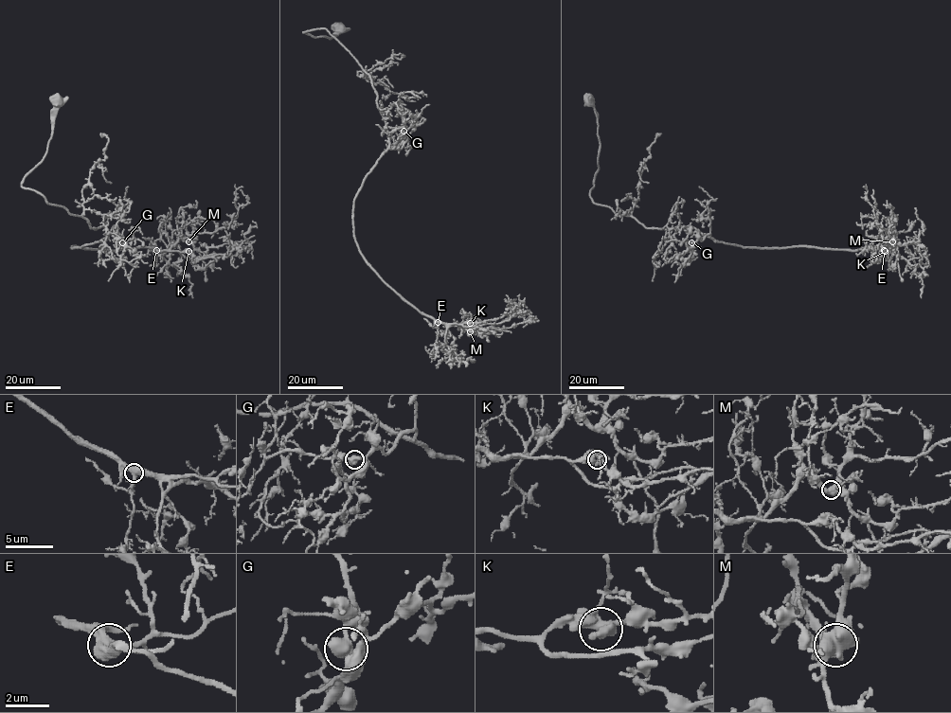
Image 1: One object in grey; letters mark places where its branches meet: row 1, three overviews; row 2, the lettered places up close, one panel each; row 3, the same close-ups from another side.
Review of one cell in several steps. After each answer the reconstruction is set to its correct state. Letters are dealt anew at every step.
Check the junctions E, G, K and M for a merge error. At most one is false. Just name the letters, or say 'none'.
none

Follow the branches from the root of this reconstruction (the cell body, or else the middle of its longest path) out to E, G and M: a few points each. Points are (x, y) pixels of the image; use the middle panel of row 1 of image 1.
E: (339, 29), (303, 32), (325, 28), (369, 76), (388, 139), (354, 200), (355, 242), (438, 322)
G: (339, 29), (331, 38), (312, 37), (303, 32), (325, 28), (369, 76), (390, 149), (403, 131)
M: (339, 29), (303, 32), (325, 28), (369, 76), (388, 139), (354, 200), (359, 252), (421, 311), (470, 331)

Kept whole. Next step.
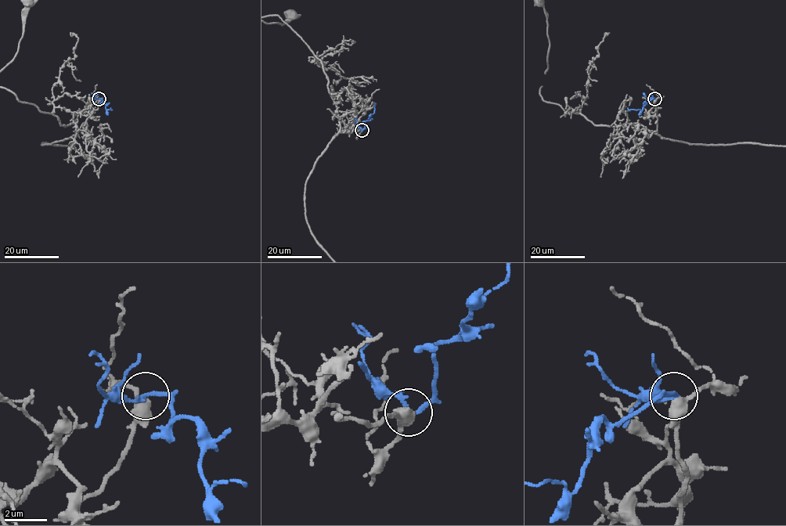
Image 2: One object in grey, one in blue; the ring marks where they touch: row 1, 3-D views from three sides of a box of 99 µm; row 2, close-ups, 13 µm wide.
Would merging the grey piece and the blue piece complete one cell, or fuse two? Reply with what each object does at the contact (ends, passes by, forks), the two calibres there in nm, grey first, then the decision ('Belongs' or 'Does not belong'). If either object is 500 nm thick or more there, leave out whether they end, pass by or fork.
At the ring grey passes by. At the ring blue passes by. Thickness 440 nm (grey) against 200 nm. Belongs

